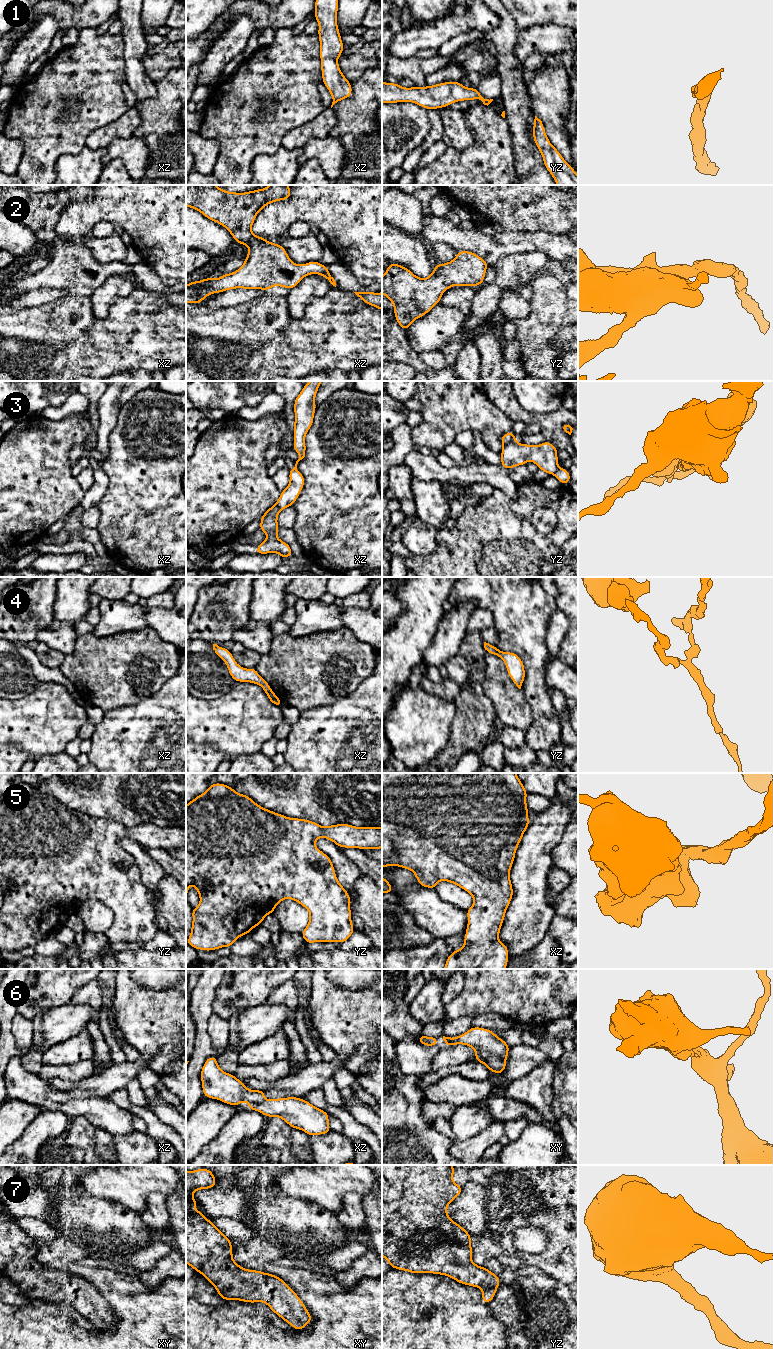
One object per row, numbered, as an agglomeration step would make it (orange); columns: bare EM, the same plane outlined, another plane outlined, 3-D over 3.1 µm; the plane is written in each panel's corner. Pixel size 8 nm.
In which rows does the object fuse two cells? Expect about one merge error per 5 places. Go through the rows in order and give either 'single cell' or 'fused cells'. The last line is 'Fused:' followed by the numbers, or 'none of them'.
1: single cell
2: single cell
3: fused cells
4: single cell
5: single cell
6: single cell
7: single cell
Fused: 3

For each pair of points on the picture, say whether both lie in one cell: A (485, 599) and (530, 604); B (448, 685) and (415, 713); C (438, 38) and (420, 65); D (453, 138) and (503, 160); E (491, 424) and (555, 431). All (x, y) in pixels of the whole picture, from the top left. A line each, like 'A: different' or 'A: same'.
A: same
B: different
C: different
D: different
E: different

